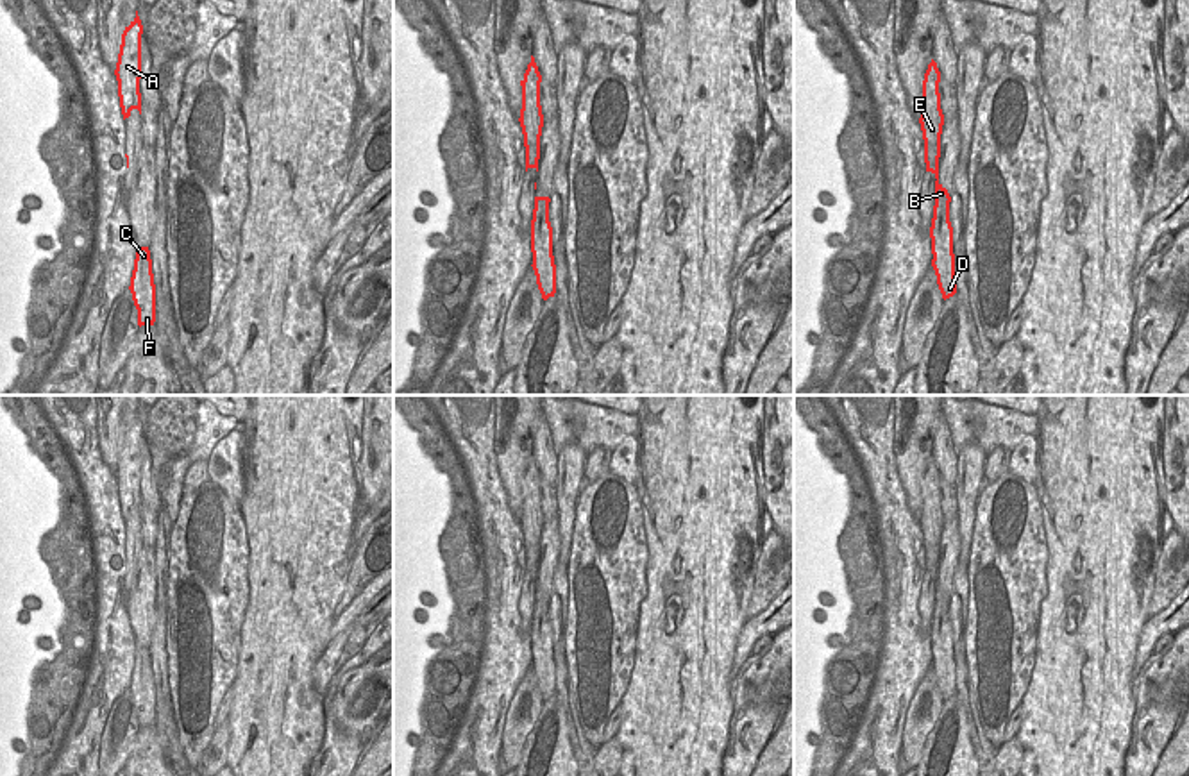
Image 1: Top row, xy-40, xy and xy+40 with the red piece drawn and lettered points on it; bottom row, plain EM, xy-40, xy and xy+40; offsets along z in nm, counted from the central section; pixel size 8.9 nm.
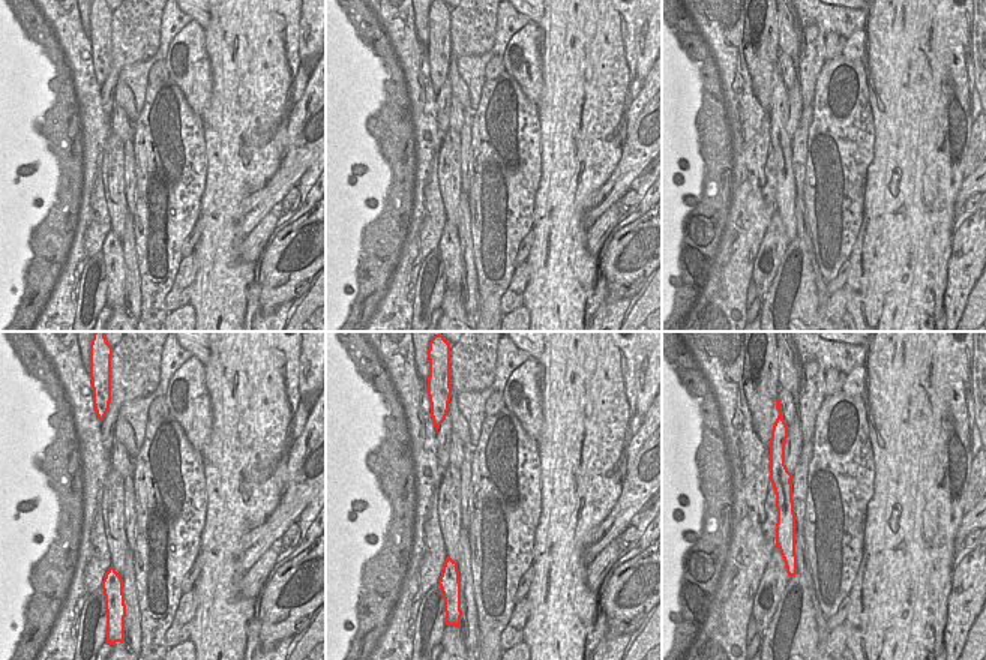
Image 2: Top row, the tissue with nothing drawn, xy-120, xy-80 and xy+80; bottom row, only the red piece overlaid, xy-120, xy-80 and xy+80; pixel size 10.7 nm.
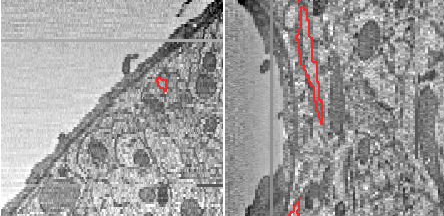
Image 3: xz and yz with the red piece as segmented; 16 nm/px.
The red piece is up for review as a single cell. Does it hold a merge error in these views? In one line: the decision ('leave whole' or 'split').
leave whole

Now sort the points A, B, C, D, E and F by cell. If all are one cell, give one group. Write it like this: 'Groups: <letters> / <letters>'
Groups: A B C D E F

